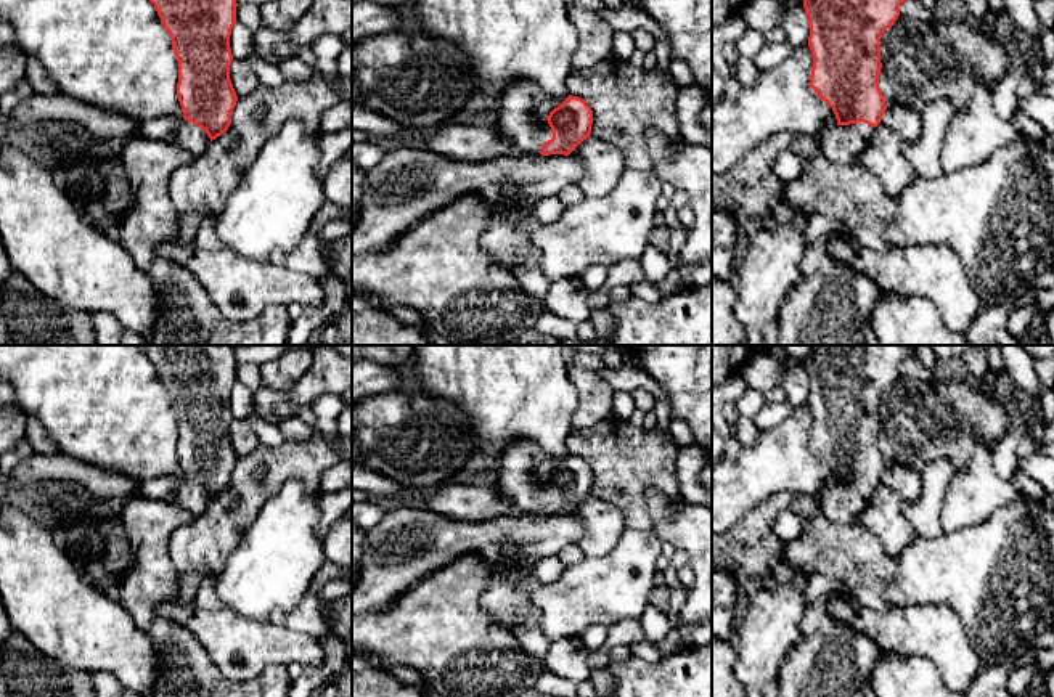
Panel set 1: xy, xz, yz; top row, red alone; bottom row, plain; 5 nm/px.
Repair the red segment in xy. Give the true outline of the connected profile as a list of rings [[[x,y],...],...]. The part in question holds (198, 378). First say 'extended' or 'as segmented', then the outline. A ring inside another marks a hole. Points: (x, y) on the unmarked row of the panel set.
extended; [[[138,345],[154,365],[172,398],[178,421],[177,454],[183,475],[141,482],[141,496],[165,499],[199,517],[209,503],[225,493],[238,456],[230,440],[233,421],[231,389],[236,382],[236,357],[231,345]]]

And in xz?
extended; [[[527,438],[511,442],[501,453],[496,488],[524,514],[564,514],[591,496],[593,471],[585,459],[569,454],[538,483],[533,475],[548,454]]]

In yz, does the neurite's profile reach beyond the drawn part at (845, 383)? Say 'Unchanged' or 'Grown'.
Grown

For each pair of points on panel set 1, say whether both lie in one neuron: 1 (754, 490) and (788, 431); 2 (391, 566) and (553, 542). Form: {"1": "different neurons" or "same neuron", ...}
{"1": "same neuron", "2": "same neuron"}

